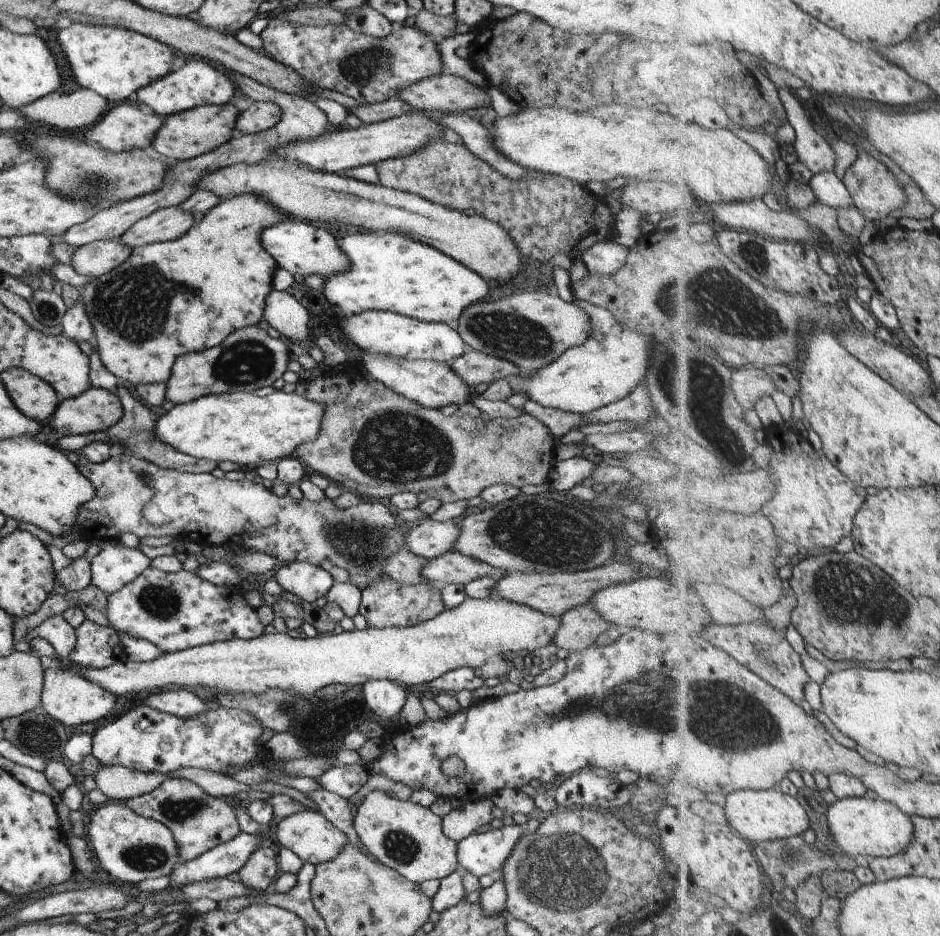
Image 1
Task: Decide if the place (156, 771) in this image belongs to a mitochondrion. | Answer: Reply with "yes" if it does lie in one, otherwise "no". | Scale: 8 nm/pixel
no

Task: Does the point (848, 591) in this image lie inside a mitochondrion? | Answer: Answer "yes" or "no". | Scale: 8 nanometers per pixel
yes

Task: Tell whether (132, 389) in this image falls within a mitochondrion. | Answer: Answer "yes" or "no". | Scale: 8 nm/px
no

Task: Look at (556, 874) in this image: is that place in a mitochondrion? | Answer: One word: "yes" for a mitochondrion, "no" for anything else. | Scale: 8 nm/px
yes

